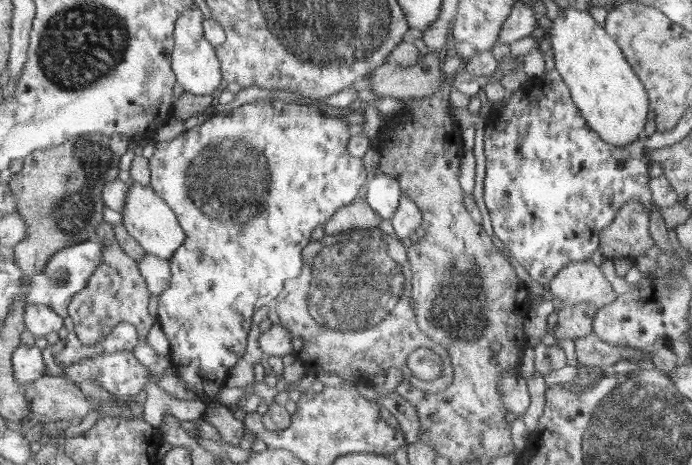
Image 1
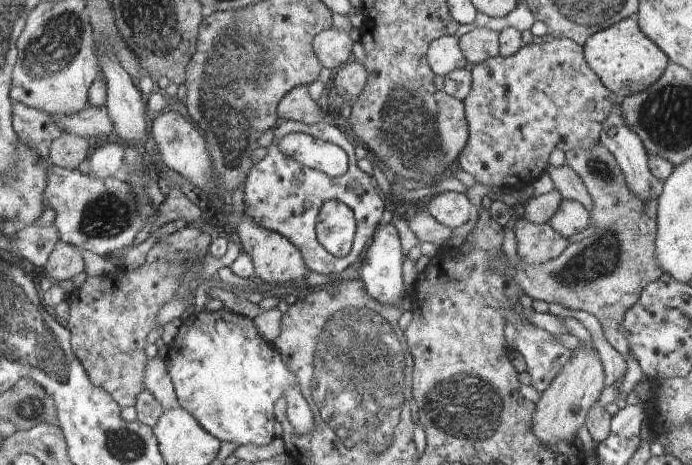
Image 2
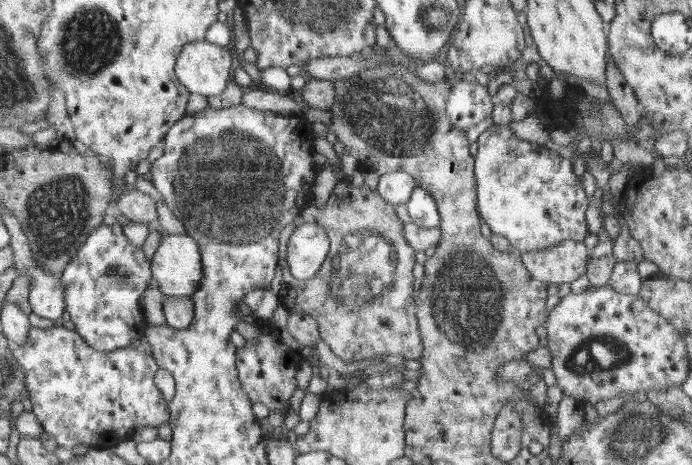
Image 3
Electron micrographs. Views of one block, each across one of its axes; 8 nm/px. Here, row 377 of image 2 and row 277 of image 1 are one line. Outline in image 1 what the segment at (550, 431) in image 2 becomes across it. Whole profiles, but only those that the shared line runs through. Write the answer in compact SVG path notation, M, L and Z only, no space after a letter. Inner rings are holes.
M583 260L583 262L570 263L567 267L563 268L556 278L552 280L549 285L553 296L559 298L564 307L571 309L573 306L579 304L593 304L598 308L603 308L611 302L615 302L617 292L613 290L611 282L603 275L603 270L591 262L591 260Z

